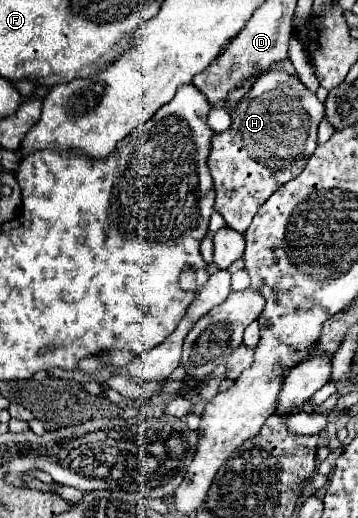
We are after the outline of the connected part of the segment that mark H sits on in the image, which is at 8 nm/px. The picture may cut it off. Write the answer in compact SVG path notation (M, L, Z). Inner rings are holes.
M267 70L253 88L245 94L245 98L231 112L229 130L213 136L211 152L209 152L209 170L215 186L215 210L225 218L225 224L237 232L245 232L261 208L265 200L281 188L281 184L297 178L305 168L309 156L313 156L317 148L317 126L325 116L325 106L317 100L317 96L305 88L305 84L285 70Z

